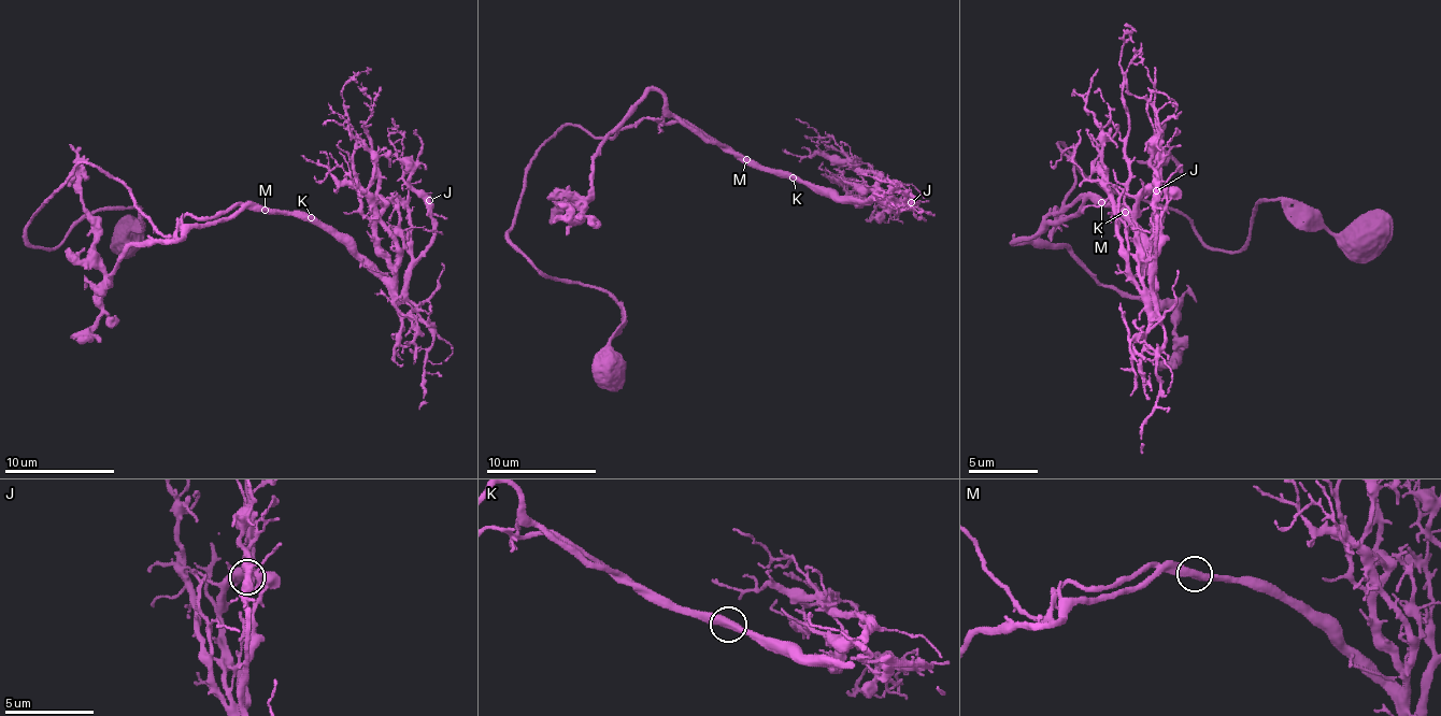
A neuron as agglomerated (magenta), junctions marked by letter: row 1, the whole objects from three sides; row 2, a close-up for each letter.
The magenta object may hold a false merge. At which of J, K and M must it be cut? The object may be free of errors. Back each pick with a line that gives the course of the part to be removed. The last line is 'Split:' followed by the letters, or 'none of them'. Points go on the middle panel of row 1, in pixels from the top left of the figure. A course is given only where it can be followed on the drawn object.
Split: none of them

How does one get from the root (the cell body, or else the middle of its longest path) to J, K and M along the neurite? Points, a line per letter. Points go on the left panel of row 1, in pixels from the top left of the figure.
J: (129, 233), (134, 209), (55, 247), (27, 223), (90, 161), (165, 237), (300, 214), (399, 294), (429, 200)
K: (129, 233), (134, 209), (90, 212), (55, 247), (27, 223), (82, 161), (165, 237), (245, 209), (311, 217)
M: (129, 233), (134, 209), (90, 212), (55, 247), (27, 223), (82, 161), (165, 237), (265, 209)

